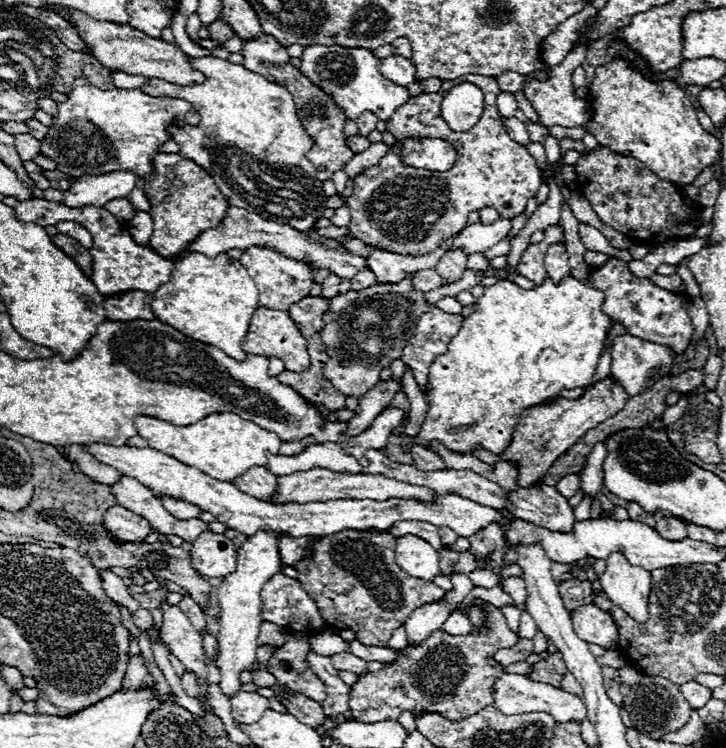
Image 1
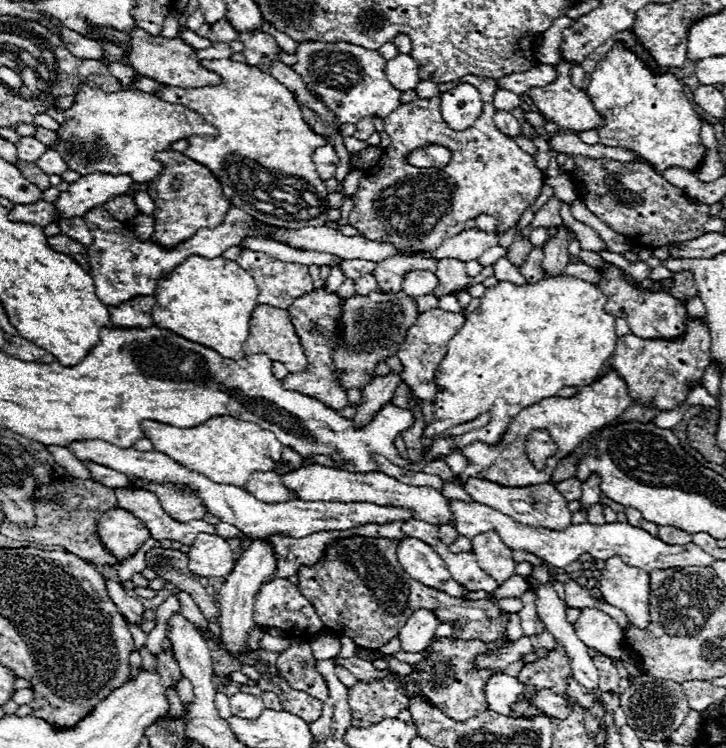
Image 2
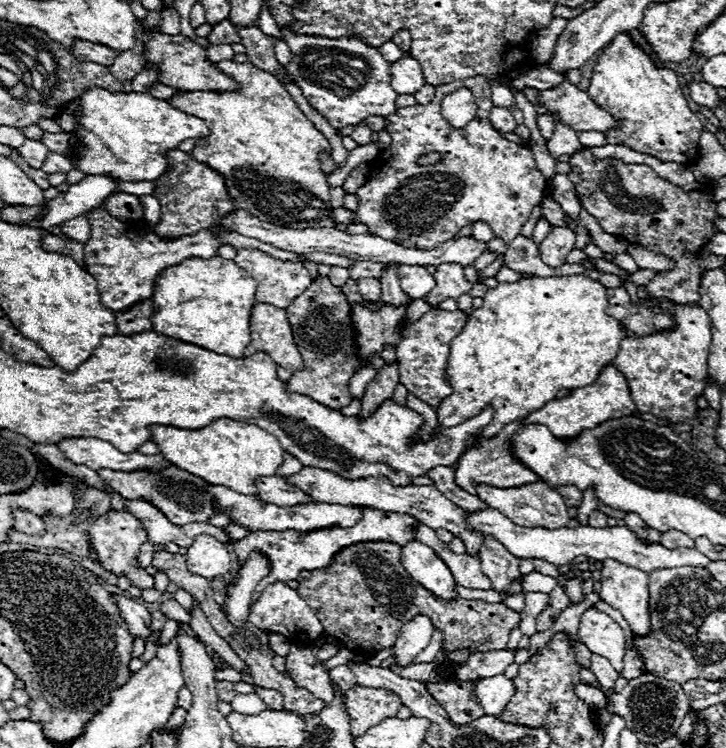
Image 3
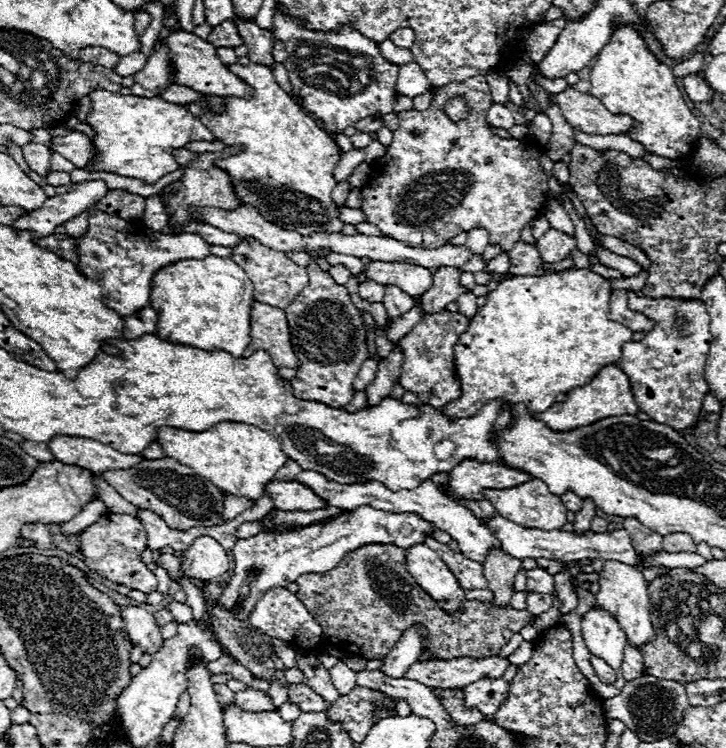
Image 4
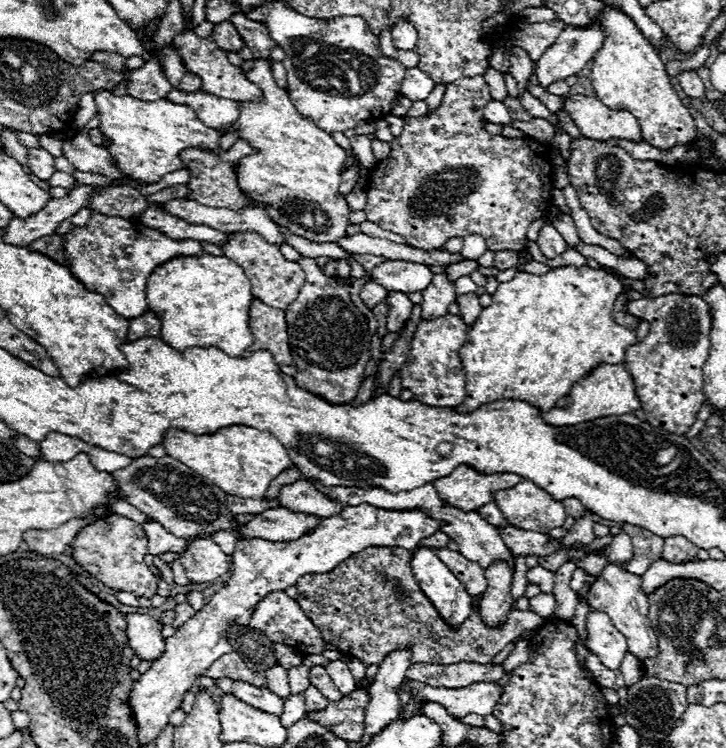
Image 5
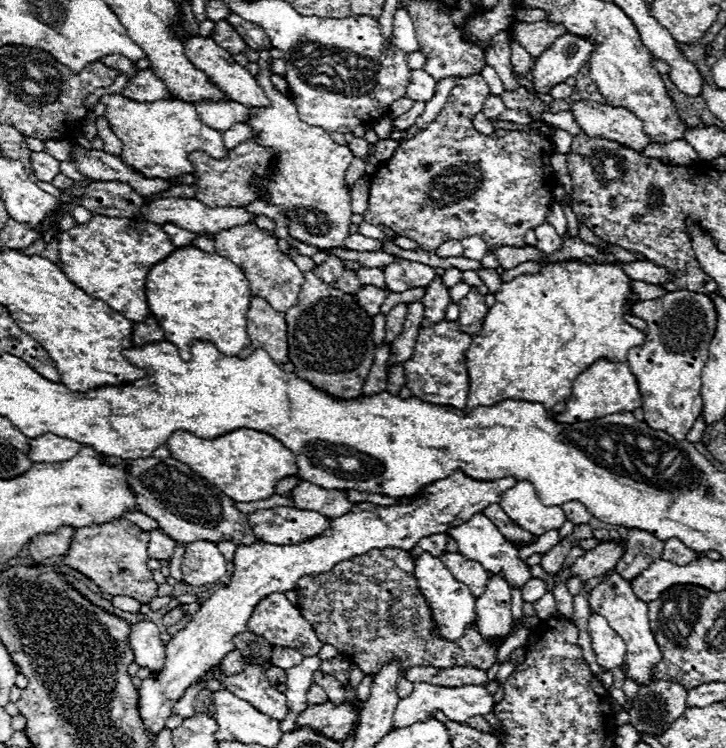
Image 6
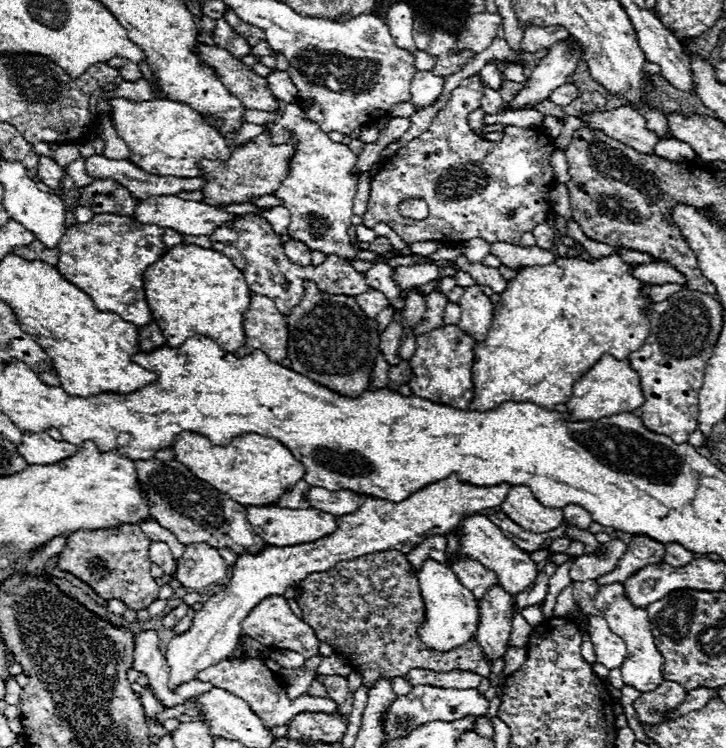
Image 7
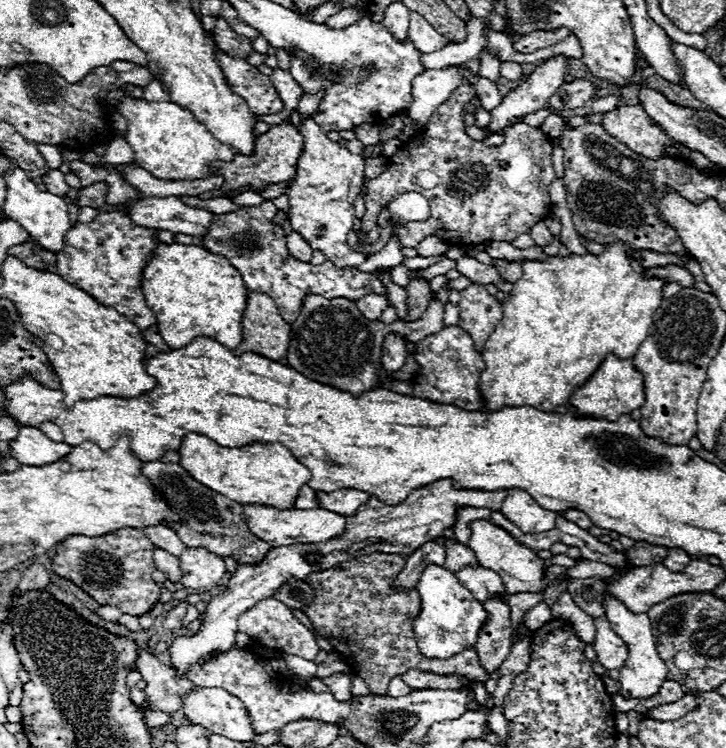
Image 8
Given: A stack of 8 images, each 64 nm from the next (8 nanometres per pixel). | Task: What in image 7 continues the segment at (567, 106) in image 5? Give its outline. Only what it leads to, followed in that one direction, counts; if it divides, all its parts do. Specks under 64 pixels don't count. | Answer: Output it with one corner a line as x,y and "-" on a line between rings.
620,106
614,110
592,110
582,114
580,120
584,126
600,130
642,154
654,154
654,146
660,142
654,132
646,130
646,120
638,114
638,110
632,110
630,106

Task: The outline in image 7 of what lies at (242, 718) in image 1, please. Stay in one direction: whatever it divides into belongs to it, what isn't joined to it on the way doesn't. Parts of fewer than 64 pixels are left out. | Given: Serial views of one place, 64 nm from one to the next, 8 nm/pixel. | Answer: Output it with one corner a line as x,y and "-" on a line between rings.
244,656
238,658
236,662
222,660
222,664
216,664
214,668
202,670
196,678
204,680
204,682
208,680
214,686
224,688
224,690
232,692
234,696
246,700
250,704
250,708
254,708
254,712
258,712
258,716
262,716
266,720
266,726
270,726
270,728
288,724
298,712
336,712
338,710
338,704
334,704
334,700
330,700
328,696
326,698
312,698
308,694
302,694
294,702
288,700
280,676
276,676
272,670
268,670
262,660
250,660

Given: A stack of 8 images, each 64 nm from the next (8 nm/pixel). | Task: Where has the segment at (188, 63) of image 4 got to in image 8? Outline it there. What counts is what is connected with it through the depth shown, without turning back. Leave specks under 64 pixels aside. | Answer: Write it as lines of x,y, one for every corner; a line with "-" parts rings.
214,52
216,62
222,66
222,74
230,84
230,90
250,104
254,114
276,114
284,108
268,76
260,74
256,66
250,66
246,60
228,56
226,52

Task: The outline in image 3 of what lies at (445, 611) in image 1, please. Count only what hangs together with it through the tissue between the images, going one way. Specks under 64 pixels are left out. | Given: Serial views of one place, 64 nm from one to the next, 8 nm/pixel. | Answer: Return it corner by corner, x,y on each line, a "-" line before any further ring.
418,614
410,620
410,624
404,624
394,646
394,656
398,656
396,662
402,666
412,664
412,658
430,644
432,632
432,620
424,614

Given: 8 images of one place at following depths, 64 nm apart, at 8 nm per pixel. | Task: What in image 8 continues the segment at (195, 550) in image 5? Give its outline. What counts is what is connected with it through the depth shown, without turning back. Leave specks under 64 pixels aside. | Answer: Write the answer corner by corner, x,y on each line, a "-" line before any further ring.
186,548
180,556
180,570
180,582
192,590
216,586
226,574
224,560
206,548

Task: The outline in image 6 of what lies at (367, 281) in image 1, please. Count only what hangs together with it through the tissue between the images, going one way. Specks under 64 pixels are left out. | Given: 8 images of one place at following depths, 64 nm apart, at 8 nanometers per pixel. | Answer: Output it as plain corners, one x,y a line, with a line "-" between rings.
368,284
358,292
358,304
368,312
368,316
376,316
382,302
386,300
386,296
388,296
388,290
382,290
378,286

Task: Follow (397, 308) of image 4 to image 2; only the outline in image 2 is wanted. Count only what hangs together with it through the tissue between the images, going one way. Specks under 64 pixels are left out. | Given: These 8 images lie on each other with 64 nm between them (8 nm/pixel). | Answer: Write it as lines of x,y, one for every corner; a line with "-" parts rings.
390,256
380,262
376,262
374,276
378,280
378,286
386,292
394,292
402,286
406,272
426,268
435,272
438,260
436,258
422,258
422,256

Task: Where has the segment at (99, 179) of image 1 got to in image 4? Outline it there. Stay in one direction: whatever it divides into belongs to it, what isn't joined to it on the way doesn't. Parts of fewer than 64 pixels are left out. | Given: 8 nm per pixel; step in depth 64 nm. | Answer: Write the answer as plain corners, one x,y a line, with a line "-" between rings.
86,180
82,184
74,184
70,192
48,198
42,208
16,220
12,226
18,230
30,230
38,238
50,236
56,226
92,208
100,198
106,196
106,192
108,186
104,180

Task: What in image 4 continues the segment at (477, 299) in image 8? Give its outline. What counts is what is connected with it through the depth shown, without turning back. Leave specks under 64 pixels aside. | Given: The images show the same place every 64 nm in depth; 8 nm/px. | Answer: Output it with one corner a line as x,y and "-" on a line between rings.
466,292
466,294
458,296
456,304
458,304
458,312
462,312
466,318
472,318
472,316
474,316
474,312
478,312
476,296
474,296
474,294
470,294
470,292

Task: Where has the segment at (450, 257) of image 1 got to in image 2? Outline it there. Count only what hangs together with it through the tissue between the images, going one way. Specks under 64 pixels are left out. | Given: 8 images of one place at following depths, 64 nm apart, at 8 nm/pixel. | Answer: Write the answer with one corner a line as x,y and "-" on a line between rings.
442,258
438,260
438,268
434,272
438,276
438,288
434,290
436,296
444,296
444,294
450,294
454,290
462,290
464,284
478,284
482,283
484,278
492,276
492,266
488,268
482,268
482,272
476,276
476,278
468,278
466,274
466,264
458,258

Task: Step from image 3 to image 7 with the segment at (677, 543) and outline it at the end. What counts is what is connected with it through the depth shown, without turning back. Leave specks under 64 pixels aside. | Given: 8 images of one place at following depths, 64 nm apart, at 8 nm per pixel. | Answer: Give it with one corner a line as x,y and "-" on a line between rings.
676,542
666,544
666,556
664,556
664,562
674,564
674,568
680,568
682,564
688,564
690,560
694,560
694,554
692,554
690,550
686,550
682,544
676,544

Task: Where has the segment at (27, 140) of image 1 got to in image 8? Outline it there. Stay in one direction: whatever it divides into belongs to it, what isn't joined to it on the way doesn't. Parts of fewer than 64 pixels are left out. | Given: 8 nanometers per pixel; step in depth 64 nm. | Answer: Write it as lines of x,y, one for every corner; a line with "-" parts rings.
48,168
46,176
42,176
44,180
44,186
48,192
54,192
58,196
66,196
70,192
70,186
66,184
64,180
64,174
60,170
54,170
54,168

